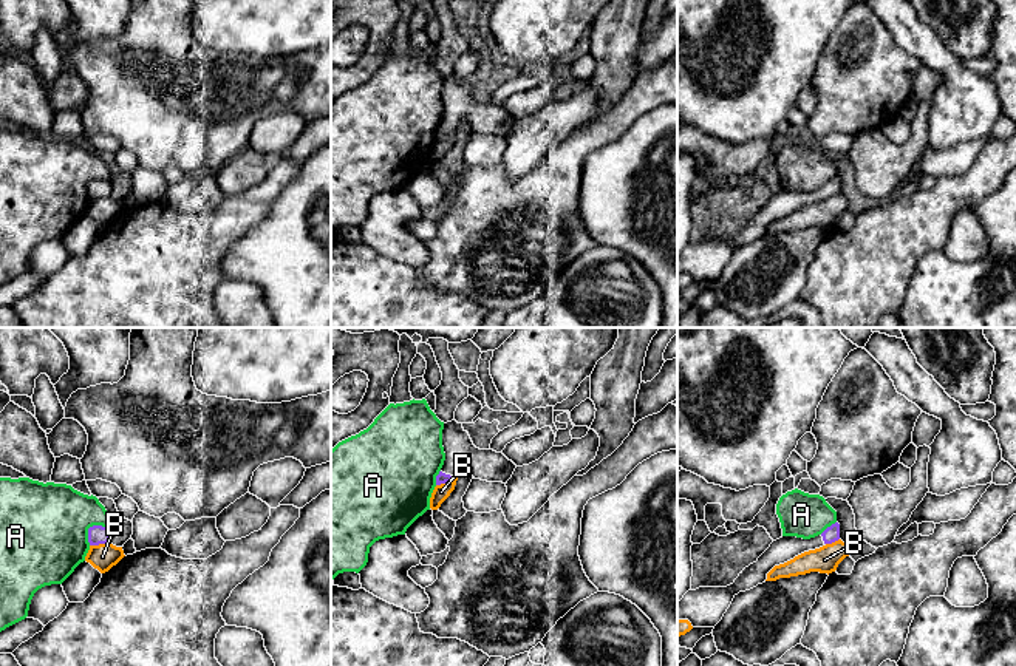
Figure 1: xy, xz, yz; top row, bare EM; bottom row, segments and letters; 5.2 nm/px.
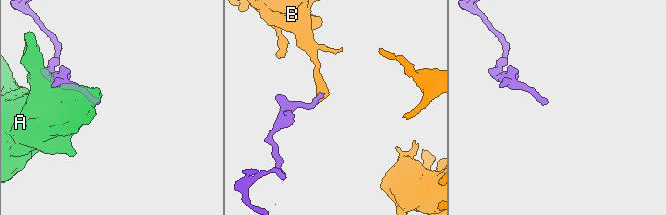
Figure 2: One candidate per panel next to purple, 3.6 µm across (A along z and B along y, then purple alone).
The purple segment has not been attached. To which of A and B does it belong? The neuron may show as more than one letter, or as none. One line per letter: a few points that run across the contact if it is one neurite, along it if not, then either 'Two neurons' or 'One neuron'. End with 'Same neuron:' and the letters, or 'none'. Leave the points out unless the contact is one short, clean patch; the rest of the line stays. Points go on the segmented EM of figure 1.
A: Two neurons
B: Line: xz (453, 476), (450, 481), (436, 485). Two neurons
Same neuron: none

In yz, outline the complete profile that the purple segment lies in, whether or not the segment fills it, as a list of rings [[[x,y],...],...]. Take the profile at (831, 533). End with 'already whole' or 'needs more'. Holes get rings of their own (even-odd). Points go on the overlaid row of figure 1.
[[[838,522],[810,539],[782,536],[773,541],[756,562],[745,567],[733,584],[727,587],[699,587],[696,590],[688,590],[677,603],[677,620],[688,620],[693,627],[714,627],[722,620],[733,598],[739,592],[750,590],[765,583],[767,573],[775,566],[784,564],[804,552],[820,549],[838,539]]] | needs more

